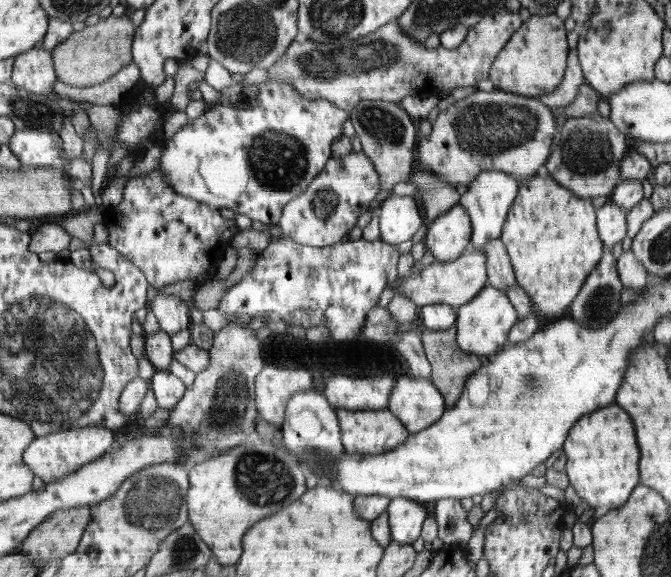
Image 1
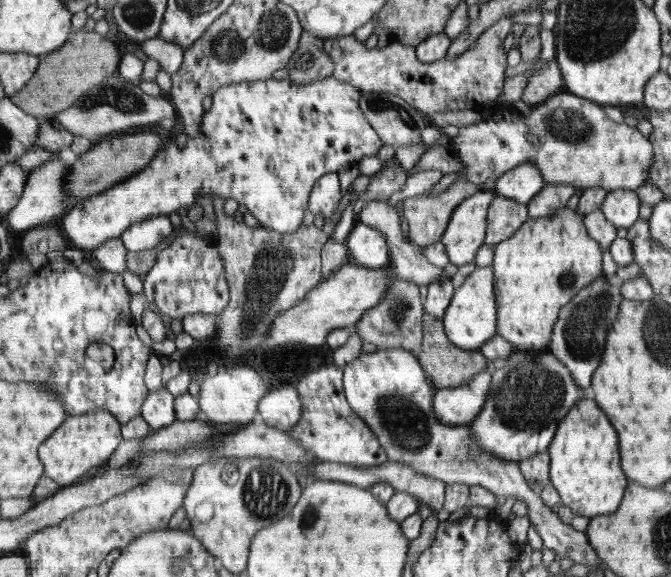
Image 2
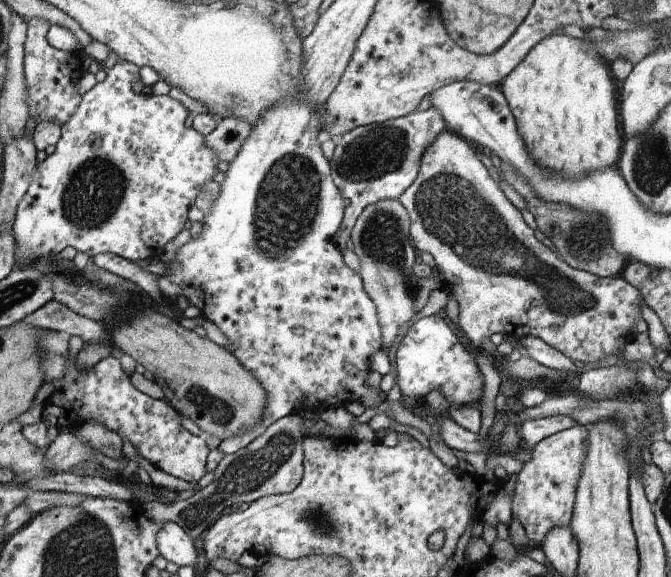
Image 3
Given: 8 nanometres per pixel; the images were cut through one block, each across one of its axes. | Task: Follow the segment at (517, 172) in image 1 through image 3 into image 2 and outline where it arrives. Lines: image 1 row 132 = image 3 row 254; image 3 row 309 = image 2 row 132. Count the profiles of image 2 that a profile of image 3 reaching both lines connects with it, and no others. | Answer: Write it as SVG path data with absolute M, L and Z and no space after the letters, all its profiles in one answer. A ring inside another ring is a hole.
M565 91L556 93L541 105L533 106L528 117L512 107L498 107L488 113L486 120L460 129L458 136L450 139L450 147L462 160L463 168L453 174L444 174L443 178L428 191L430 194L446 190L450 184L456 183L459 179L482 186L488 178L498 179L510 170L517 169L519 165L526 165L528 160L538 168L546 184L574 184L579 192L590 187L602 187L607 191L616 189L635 191L636 188L645 185L649 168L653 166L654 161L649 138L643 136L637 128L610 120L602 106Z

